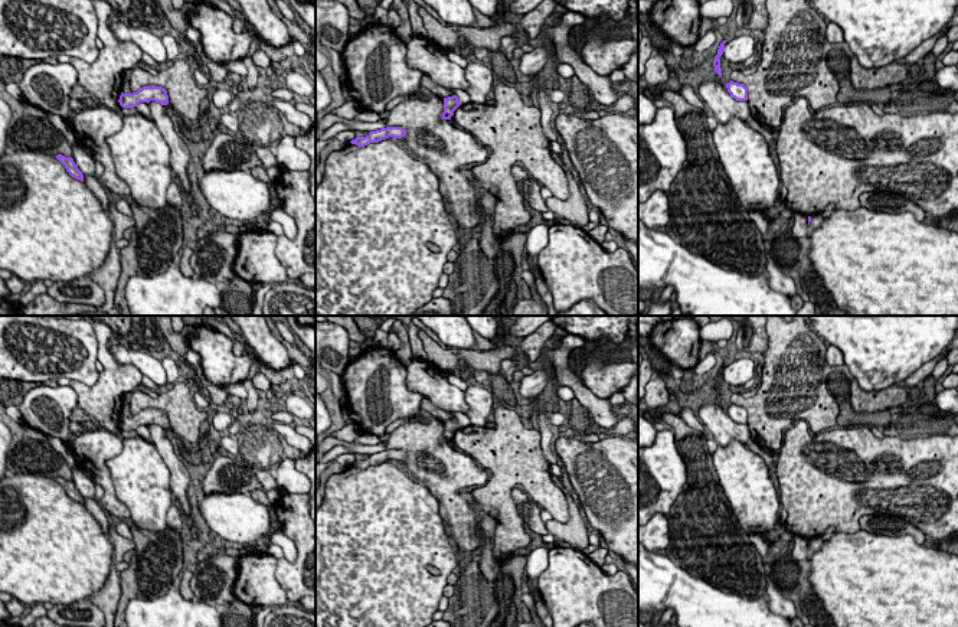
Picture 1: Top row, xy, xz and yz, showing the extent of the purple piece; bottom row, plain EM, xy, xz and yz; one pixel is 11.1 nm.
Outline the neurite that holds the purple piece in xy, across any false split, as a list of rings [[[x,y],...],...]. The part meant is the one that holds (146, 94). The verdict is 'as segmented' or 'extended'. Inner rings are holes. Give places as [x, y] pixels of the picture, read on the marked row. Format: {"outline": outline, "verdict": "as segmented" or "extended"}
{"outline": [[[154,85],[143,86],[141,89],[133,94],[121,92],[120,99],[118,99],[122,108],[134,108],[140,102],[148,104],[150,101],[156,101],[156,102],[160,102],[161,105],[167,105],[169,104],[167,91],[161,86],[154,86]]], "verdict": "as segmented"}

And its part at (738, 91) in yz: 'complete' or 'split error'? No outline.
complete

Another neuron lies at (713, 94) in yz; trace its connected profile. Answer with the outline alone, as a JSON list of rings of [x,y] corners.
[[[715,72],[715,79],[710,81],[703,76],[700,81],[694,79],[694,89],[700,99],[712,108],[717,123],[726,124],[732,117],[748,121],[751,110],[748,101],[736,101],[728,92],[726,84],[720,82],[720,76]]]

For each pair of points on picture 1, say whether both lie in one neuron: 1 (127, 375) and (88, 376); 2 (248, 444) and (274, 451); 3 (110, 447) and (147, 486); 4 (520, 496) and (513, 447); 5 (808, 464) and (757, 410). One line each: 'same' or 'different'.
1: different
2: same
3: different
4: different
5: different

